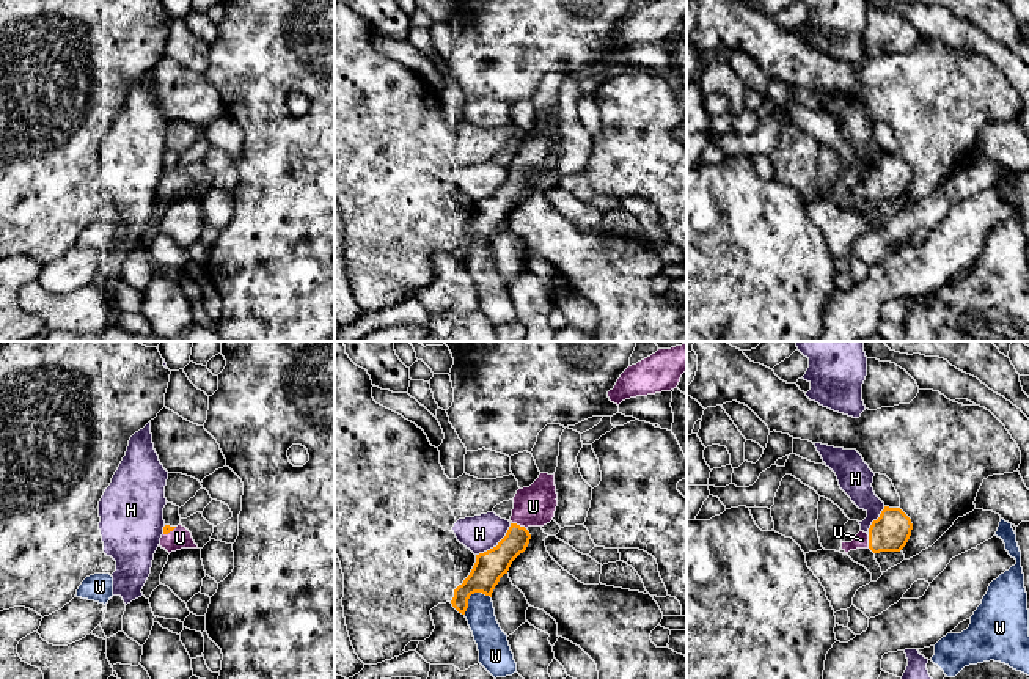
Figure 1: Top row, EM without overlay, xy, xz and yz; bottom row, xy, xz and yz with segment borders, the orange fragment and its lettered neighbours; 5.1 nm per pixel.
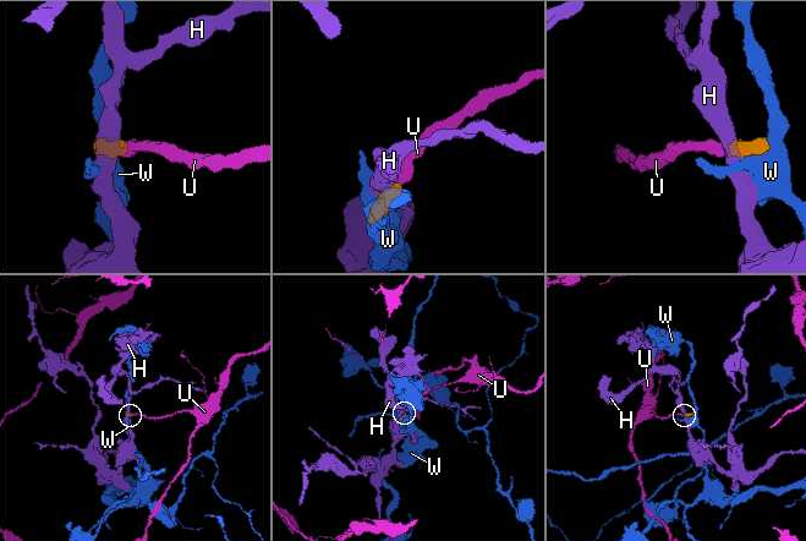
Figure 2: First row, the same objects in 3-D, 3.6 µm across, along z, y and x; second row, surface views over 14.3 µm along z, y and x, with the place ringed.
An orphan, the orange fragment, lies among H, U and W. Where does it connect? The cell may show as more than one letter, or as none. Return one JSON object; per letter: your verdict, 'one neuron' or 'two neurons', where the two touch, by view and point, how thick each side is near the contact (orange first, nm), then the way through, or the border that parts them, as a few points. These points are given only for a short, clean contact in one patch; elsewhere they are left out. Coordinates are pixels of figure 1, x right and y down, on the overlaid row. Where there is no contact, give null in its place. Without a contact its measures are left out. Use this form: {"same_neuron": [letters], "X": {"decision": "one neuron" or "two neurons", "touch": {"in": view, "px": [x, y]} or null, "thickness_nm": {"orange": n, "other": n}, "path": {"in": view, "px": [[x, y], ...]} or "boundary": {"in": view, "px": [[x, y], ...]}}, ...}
{"same_neuron": ["U"], "H": {"decision": "two neurons", "touch": {"in": "xz", "px": [498, 544]}, "thickness_nm": {"orange": 160, "other": 190}, "boundary": {"in": "xz", "px": [[511, 524], [506, 535], [495, 546], [476, 555]]}}, "U": {"decision": "one neuron", "touch": {"in": "xz", "px": [519, 525]}, "thickness_nm": {"orange": 160, "other": 200}, "path": {"in": "xz", "px": [[492, 565], [516, 541], [519, 525], [533, 506]]}}, "W": {"decision": "two neurons", "touch": {"in": "xz", "px": [472, 593]}, "thickness_nm": {"orange": 160, "other": 150}}}

